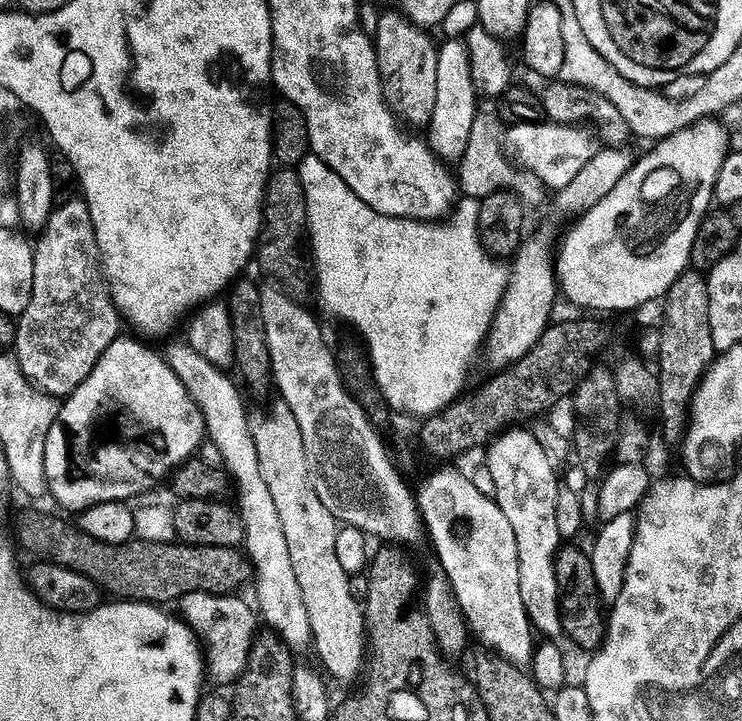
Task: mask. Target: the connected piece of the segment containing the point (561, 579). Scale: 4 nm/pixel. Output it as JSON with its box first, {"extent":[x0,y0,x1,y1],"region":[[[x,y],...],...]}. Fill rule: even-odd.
{"extent":[554,542,606,654],"region":[[[564,542],[556,549],[554,578],[558,582],[558,606],[563,635],[591,654],[604,642],[606,604],[598,594],[598,584],[594,582],[594,569],[590,567],[588,552],[576,544],[578,543]]]}

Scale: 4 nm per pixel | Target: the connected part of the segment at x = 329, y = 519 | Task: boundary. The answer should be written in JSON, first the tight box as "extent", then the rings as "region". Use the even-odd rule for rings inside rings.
{"extent":[250,399,366,680],"region":[[[273,399],[274,402],[265,410],[264,416],[253,415],[250,420],[250,429],[252,432],[252,441],[254,442],[254,450],[258,454],[258,470],[262,472],[262,478],[266,482],[266,487],[270,490],[270,498],[274,498],[274,510],[278,510],[278,522],[282,522],[282,534],[286,538],[286,550],[290,550],[290,566],[294,566],[294,578],[298,582],[298,590],[302,590],[302,602],[306,602],[306,614],[310,618],[310,630],[312,631],[311,647],[316,647],[316,652],[320,655],[320,660],[324,663],[324,668],[336,680],[352,680],[361,675],[362,669],[366,664],[366,625],[364,623],[364,610],[361,601],[355,600],[350,594],[350,573],[342,568],[338,557],[335,553],[335,536],[338,529],[338,522],[330,514],[330,510],[326,510],[326,506],[322,506],[322,498],[318,498],[318,494],[314,490],[314,482],[312,475],[308,469],[308,459],[306,458],[306,446],[302,446],[302,430],[298,430],[298,422],[294,419],[294,414],[290,414],[290,406],[286,406],[286,402],[282,399]]]}

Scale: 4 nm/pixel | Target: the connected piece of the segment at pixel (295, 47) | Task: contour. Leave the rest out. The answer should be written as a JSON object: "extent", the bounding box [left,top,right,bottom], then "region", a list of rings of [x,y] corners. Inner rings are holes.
{"extent":[270,36,458,222],"region":[[[370,36],[364,40],[364,44],[272,44],[271,76],[270,82],[273,89],[276,88],[292,105],[300,108],[301,114],[299,113],[299,115],[304,121],[304,132],[306,140],[308,136],[311,153],[322,158],[354,190],[354,194],[357,194],[358,198],[366,202],[371,209],[387,216],[410,217],[415,220],[429,222],[439,221],[451,213],[458,198],[458,186],[453,175],[451,173],[450,175],[446,174],[442,168],[444,167],[443,163],[439,160],[439,157],[433,155],[427,143],[420,142],[420,144],[416,144],[405,138],[391,111],[380,108],[380,103],[384,101],[383,84],[380,81],[380,71],[377,68],[375,45]]]}

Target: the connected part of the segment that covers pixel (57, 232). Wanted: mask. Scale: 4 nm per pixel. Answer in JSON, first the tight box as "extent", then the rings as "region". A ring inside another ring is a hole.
{"extent":[14,198,122,398],"region":[[[76,198],[69,204],[57,203],[37,236],[40,237],[34,240],[32,250],[34,274],[30,302],[26,302],[16,320],[14,355],[20,373],[30,384],[50,396],[63,398],[72,393],[82,378],[90,374],[90,370],[94,370],[94,362],[98,362],[102,350],[106,350],[106,346],[110,346],[110,342],[121,335],[122,317],[116,311],[116,304],[104,282],[104,273],[100,271],[100,252],[96,248],[94,222],[90,222],[90,210],[82,198]]]}

